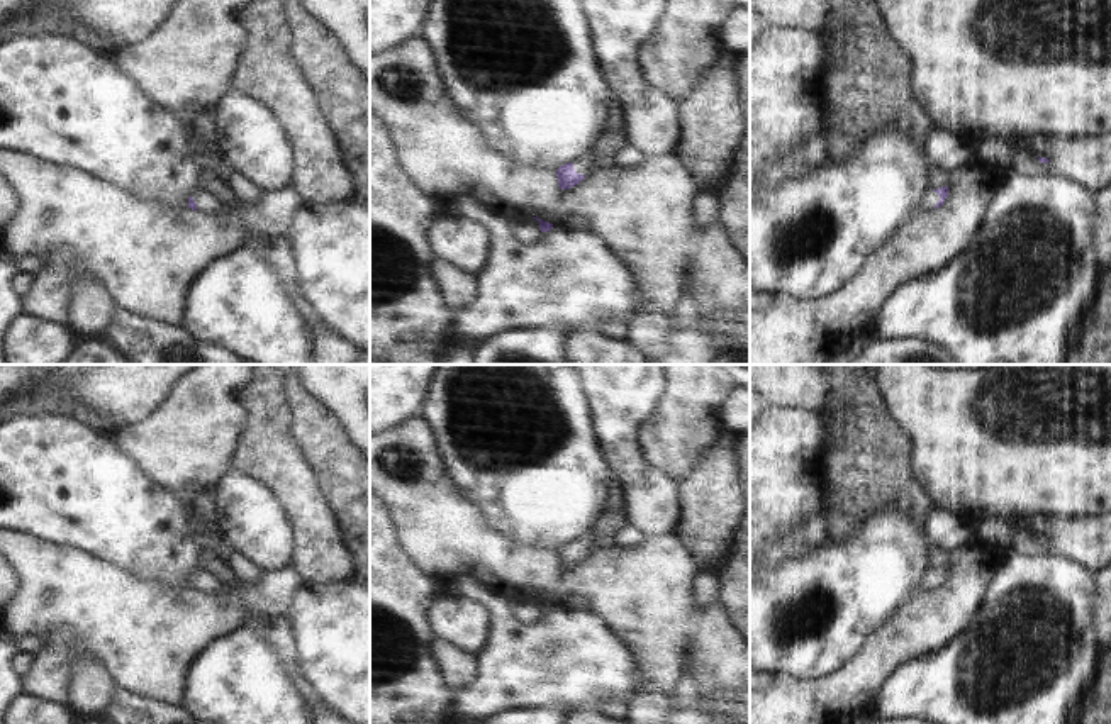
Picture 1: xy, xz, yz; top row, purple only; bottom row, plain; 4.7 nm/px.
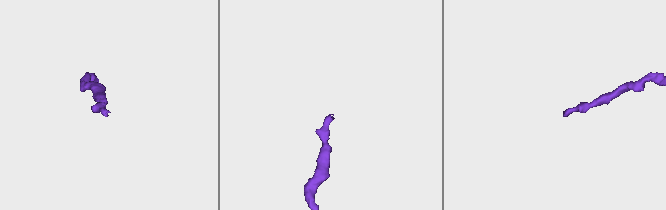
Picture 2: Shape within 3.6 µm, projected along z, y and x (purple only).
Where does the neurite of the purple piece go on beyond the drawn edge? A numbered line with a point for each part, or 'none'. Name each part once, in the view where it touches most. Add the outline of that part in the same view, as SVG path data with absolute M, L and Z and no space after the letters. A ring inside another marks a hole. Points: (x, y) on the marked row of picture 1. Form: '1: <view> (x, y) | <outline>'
1: yz (930, 199) | M928 190L919 203L919 212L933 210L938 200L940 200L940 195L933 190Z

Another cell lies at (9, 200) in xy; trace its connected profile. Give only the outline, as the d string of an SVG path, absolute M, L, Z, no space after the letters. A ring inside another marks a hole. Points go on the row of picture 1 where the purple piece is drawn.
M0 173L0 256L5 253L3 236L7 224L17 215L20 200L14 185Z

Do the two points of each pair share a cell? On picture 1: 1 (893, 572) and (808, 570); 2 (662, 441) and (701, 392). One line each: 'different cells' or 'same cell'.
1: same cell
2: same cell

